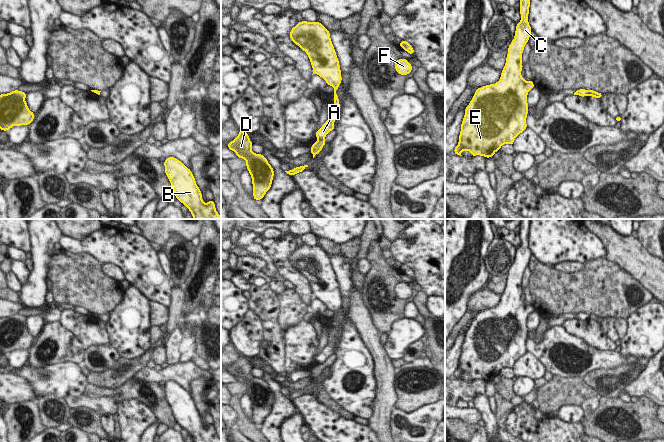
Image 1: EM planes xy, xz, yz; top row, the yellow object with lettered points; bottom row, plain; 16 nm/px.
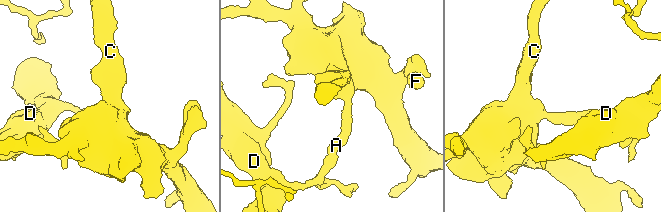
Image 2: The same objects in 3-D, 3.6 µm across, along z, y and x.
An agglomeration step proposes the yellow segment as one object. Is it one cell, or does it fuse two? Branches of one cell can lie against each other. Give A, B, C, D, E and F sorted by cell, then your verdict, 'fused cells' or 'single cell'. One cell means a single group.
groups A B C E F / D; fused cells

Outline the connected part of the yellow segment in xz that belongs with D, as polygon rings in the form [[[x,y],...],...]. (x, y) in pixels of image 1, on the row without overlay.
[[[239,354],[238,360],[227,368],[227,371],[234,375],[237,382],[246,384],[246,391],[249,395],[253,409],[253,423],[262,424],[266,416],[271,412],[274,394],[262,378],[256,378],[251,371],[254,369],[249,359]]]

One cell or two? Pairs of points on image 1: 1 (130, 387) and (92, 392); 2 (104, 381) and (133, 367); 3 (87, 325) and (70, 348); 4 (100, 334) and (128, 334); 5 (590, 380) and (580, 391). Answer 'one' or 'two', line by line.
1: one
2: one
3: two
4: two
5: two

